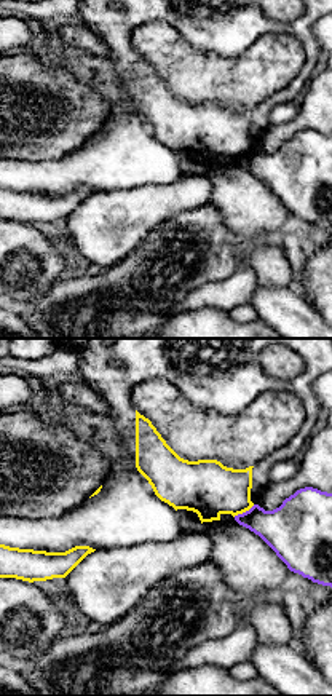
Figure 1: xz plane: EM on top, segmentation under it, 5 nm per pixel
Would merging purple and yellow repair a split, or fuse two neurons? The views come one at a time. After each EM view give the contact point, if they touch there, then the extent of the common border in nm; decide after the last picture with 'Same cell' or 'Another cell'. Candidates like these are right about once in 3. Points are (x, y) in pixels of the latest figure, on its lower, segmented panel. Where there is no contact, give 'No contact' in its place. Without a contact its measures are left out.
Touches purple at (243, 513). Shared border 130 nm

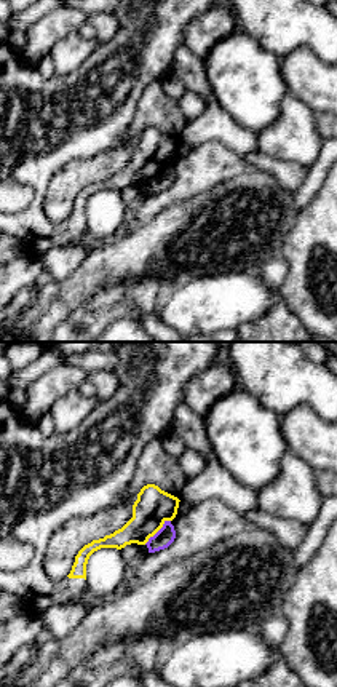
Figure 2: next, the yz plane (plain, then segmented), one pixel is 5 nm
Touches purple at (158, 531). Shared border 180 nm

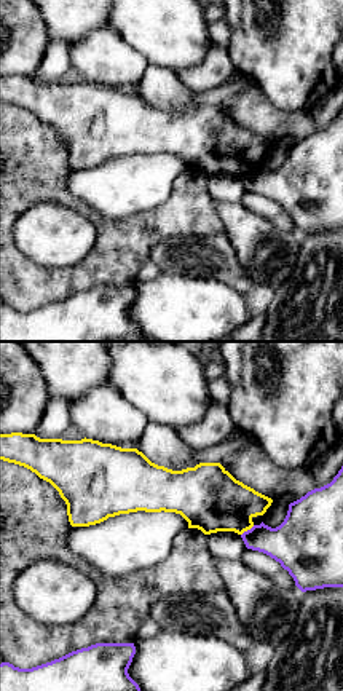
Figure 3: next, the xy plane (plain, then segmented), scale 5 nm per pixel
Touches purple at (248, 530). Shared border 90 nm

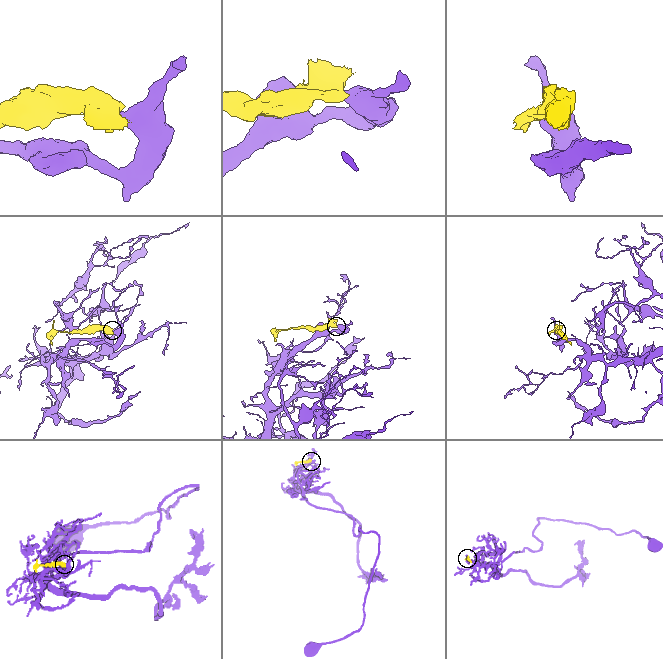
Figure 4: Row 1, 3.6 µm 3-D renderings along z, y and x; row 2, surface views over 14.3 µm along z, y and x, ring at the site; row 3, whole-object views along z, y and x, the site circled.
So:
Another cell

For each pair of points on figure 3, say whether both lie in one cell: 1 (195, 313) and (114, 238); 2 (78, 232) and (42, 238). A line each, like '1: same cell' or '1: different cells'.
1: different cells
2: same cell

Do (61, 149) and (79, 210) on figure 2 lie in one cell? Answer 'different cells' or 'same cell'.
same cell

